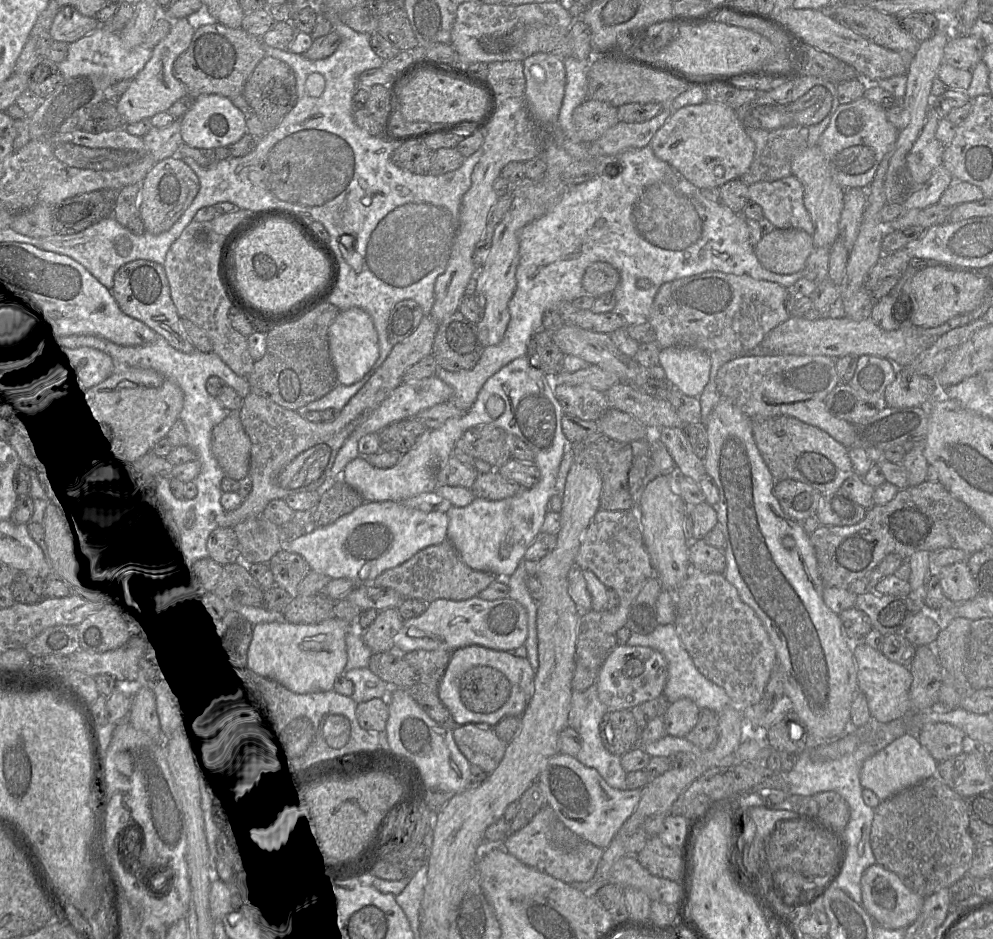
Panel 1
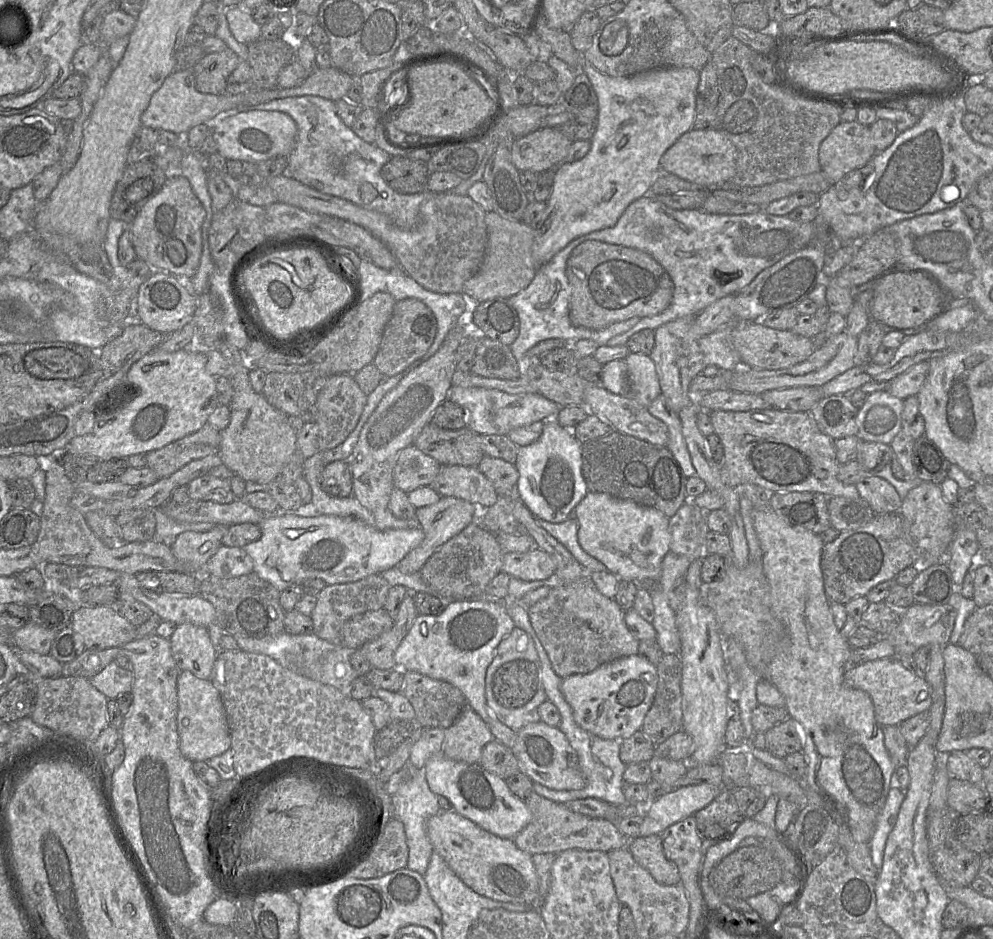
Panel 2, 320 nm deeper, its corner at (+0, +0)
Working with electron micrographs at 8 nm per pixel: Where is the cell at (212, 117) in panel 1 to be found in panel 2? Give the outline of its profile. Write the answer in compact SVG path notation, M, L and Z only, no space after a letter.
M249 110L226 117L213 129L217 151L223 157L242 162L261 162L276 155L289 156L296 144L297 126L291 116L280 111Z

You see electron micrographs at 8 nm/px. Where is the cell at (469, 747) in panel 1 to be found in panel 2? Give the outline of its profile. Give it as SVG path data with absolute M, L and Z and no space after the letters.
M533 790L524 802L531 812L531 820L513 838L513 842L517 848L529 855L545 853L557 855L569 849L608 853L628 845L629 839L619 831L616 824L608 820L574 813L563 804L547 800L537 795Z

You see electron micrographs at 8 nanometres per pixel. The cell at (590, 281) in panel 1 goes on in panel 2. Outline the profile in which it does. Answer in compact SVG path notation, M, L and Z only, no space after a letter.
M587 240L571 252L566 275L571 288L569 319L576 327L602 330L611 324L634 317L643 318L660 314L671 304L674 284L666 270L648 253L621 245Z

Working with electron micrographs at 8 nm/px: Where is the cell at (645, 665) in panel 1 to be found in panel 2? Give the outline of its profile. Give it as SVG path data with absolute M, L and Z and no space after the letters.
M631 655L604 663L588 674L568 676L562 680L561 689L580 728L603 739L621 741L641 730L657 685L656 666Z

